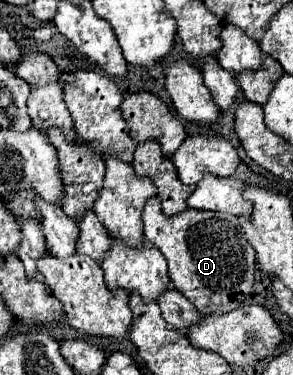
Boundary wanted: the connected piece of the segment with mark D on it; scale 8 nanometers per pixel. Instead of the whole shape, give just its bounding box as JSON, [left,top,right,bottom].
[143,198,255,314]

